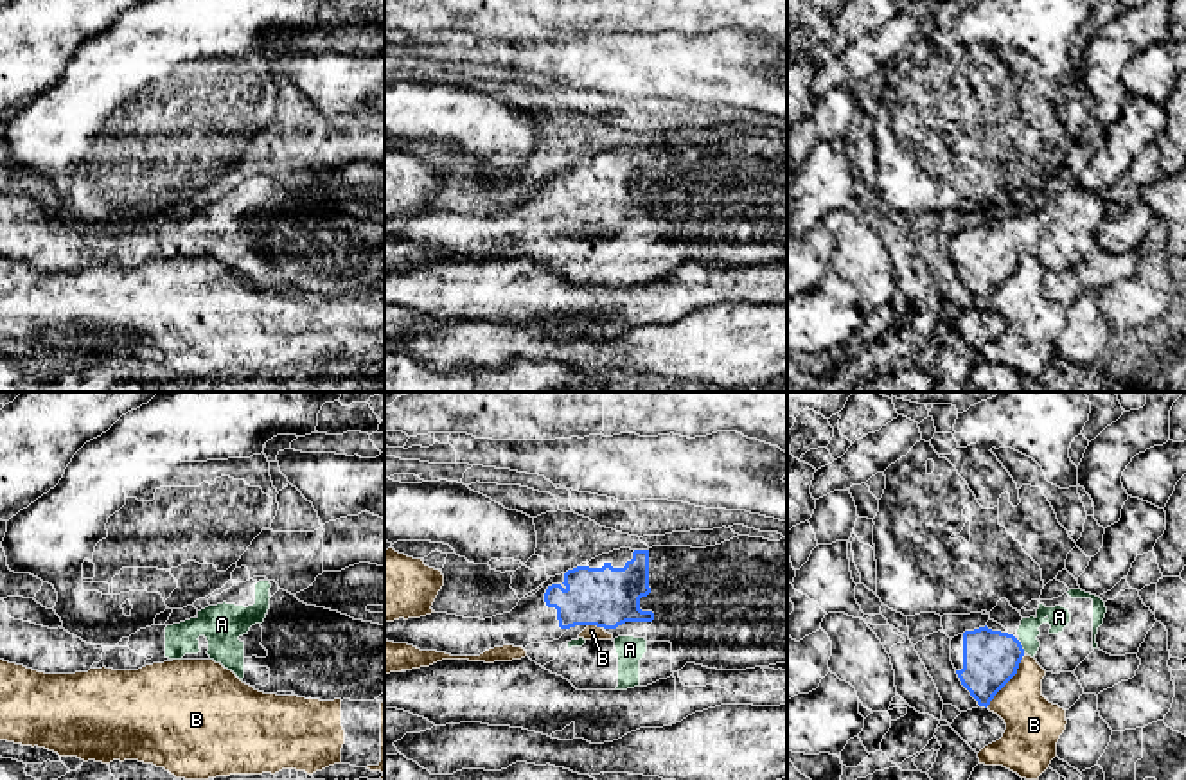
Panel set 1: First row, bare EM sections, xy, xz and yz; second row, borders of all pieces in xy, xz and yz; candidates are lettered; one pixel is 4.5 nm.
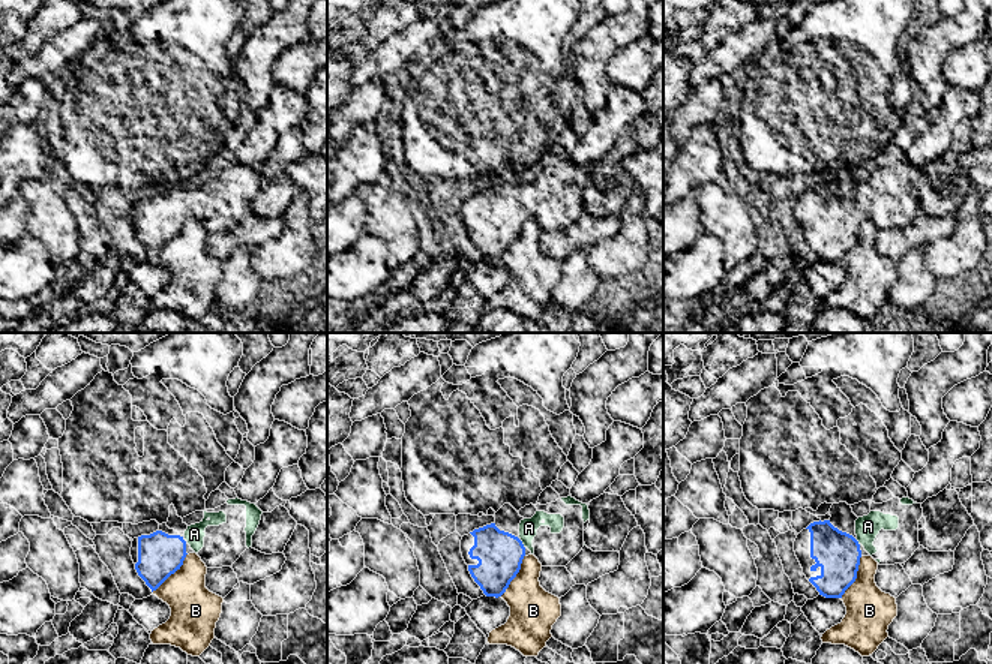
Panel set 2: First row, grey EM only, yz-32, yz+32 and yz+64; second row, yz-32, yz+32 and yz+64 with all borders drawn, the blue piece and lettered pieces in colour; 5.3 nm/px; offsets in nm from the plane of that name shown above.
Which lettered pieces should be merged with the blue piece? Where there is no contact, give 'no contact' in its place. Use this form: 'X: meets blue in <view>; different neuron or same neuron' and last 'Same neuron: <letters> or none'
A: meets blue in yz; same neuron
B: meets blue in yz; different neuron
Same neuron: A

